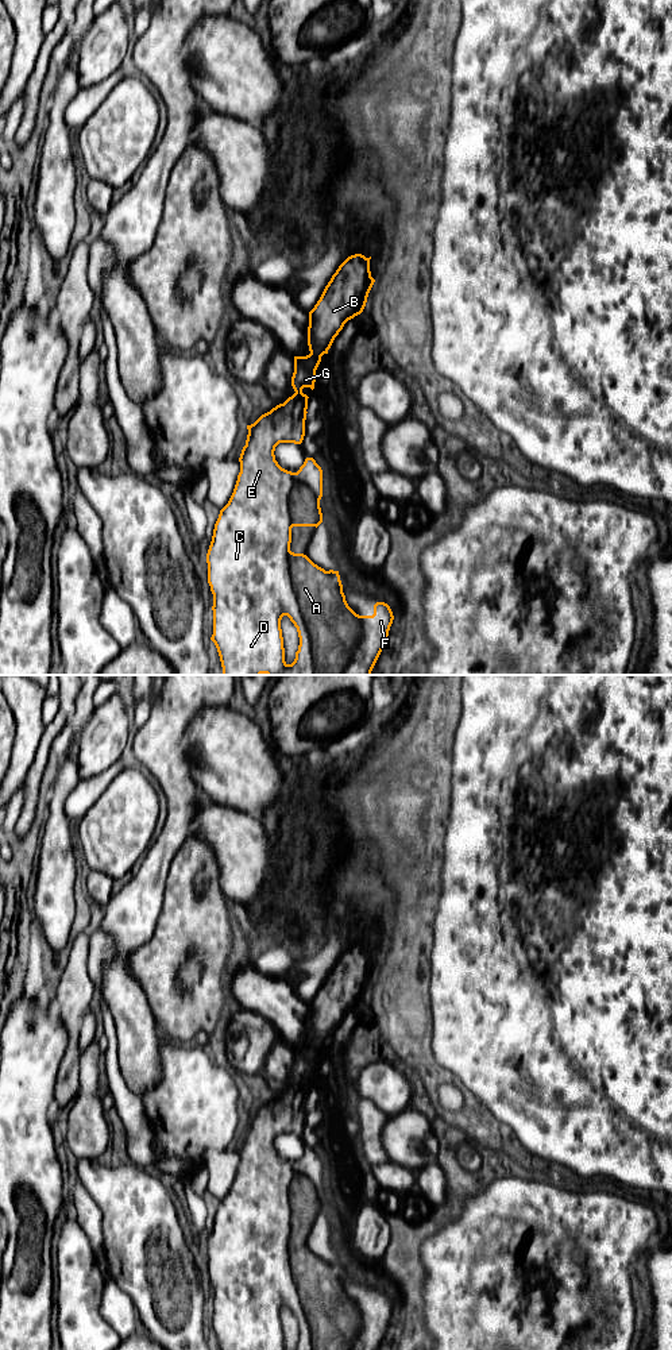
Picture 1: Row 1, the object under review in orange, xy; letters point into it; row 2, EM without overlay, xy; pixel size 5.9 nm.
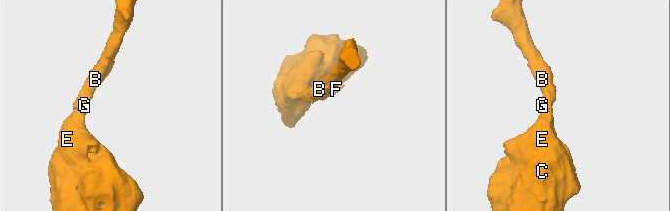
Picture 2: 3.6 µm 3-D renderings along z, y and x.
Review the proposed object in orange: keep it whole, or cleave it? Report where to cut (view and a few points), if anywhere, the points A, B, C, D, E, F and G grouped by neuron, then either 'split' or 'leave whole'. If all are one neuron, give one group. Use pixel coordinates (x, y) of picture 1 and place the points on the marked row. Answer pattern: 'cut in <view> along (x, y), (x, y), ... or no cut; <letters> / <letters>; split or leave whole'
no cut; A B C D E F G; leave whole

